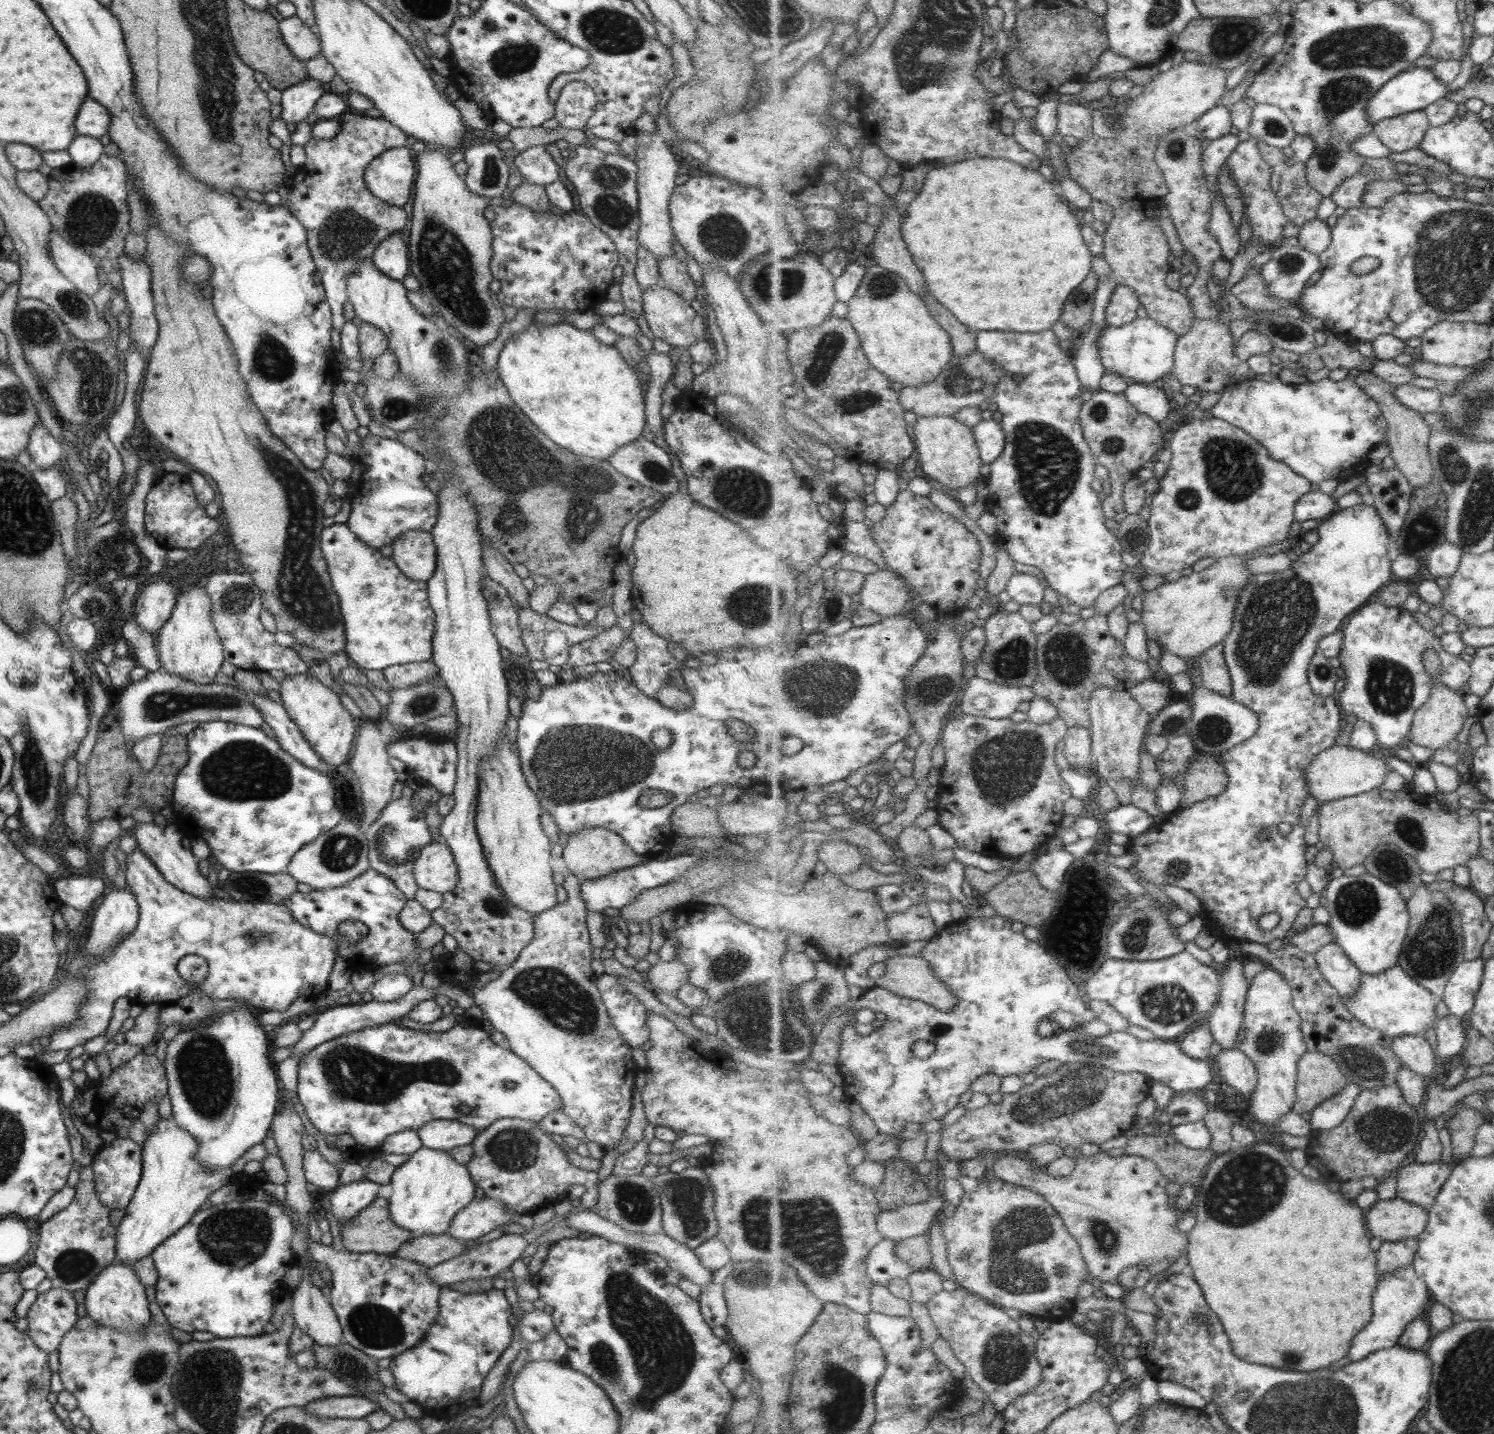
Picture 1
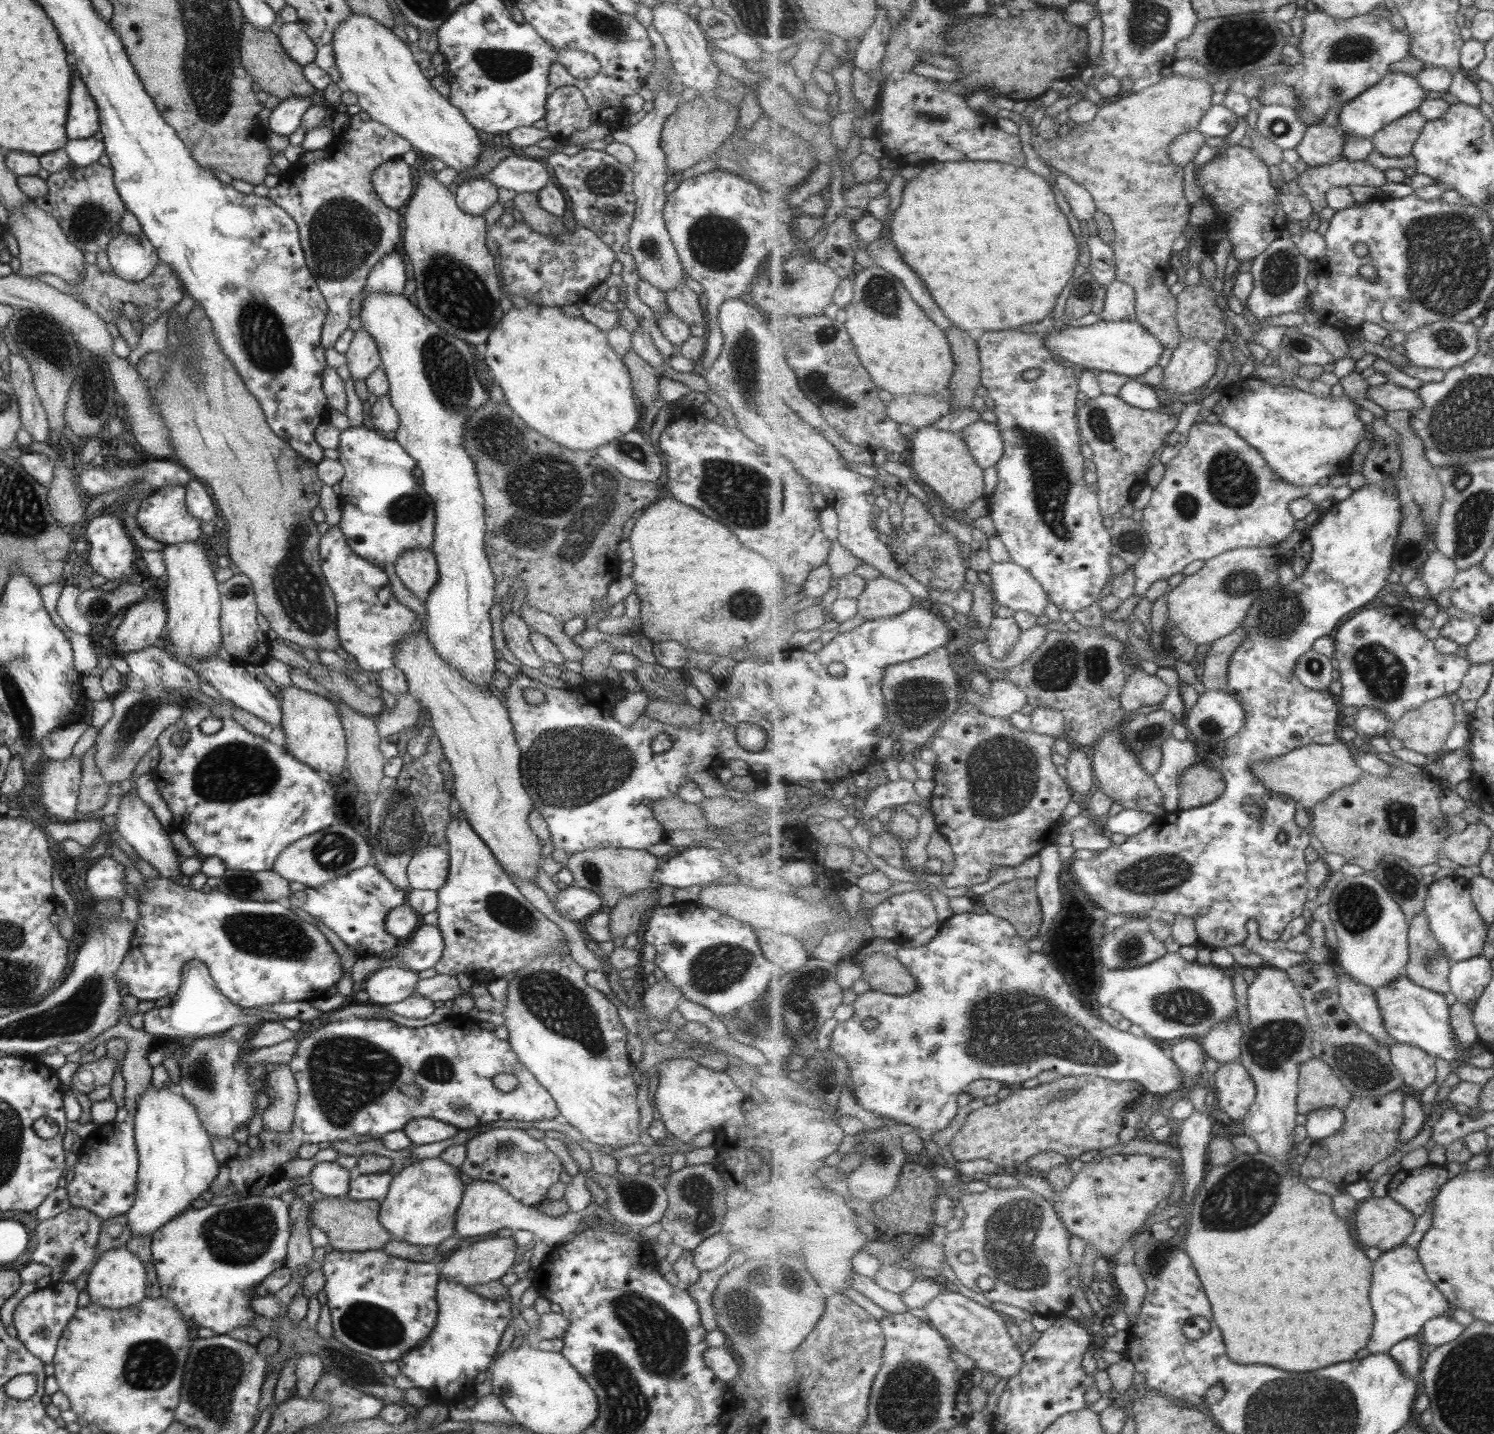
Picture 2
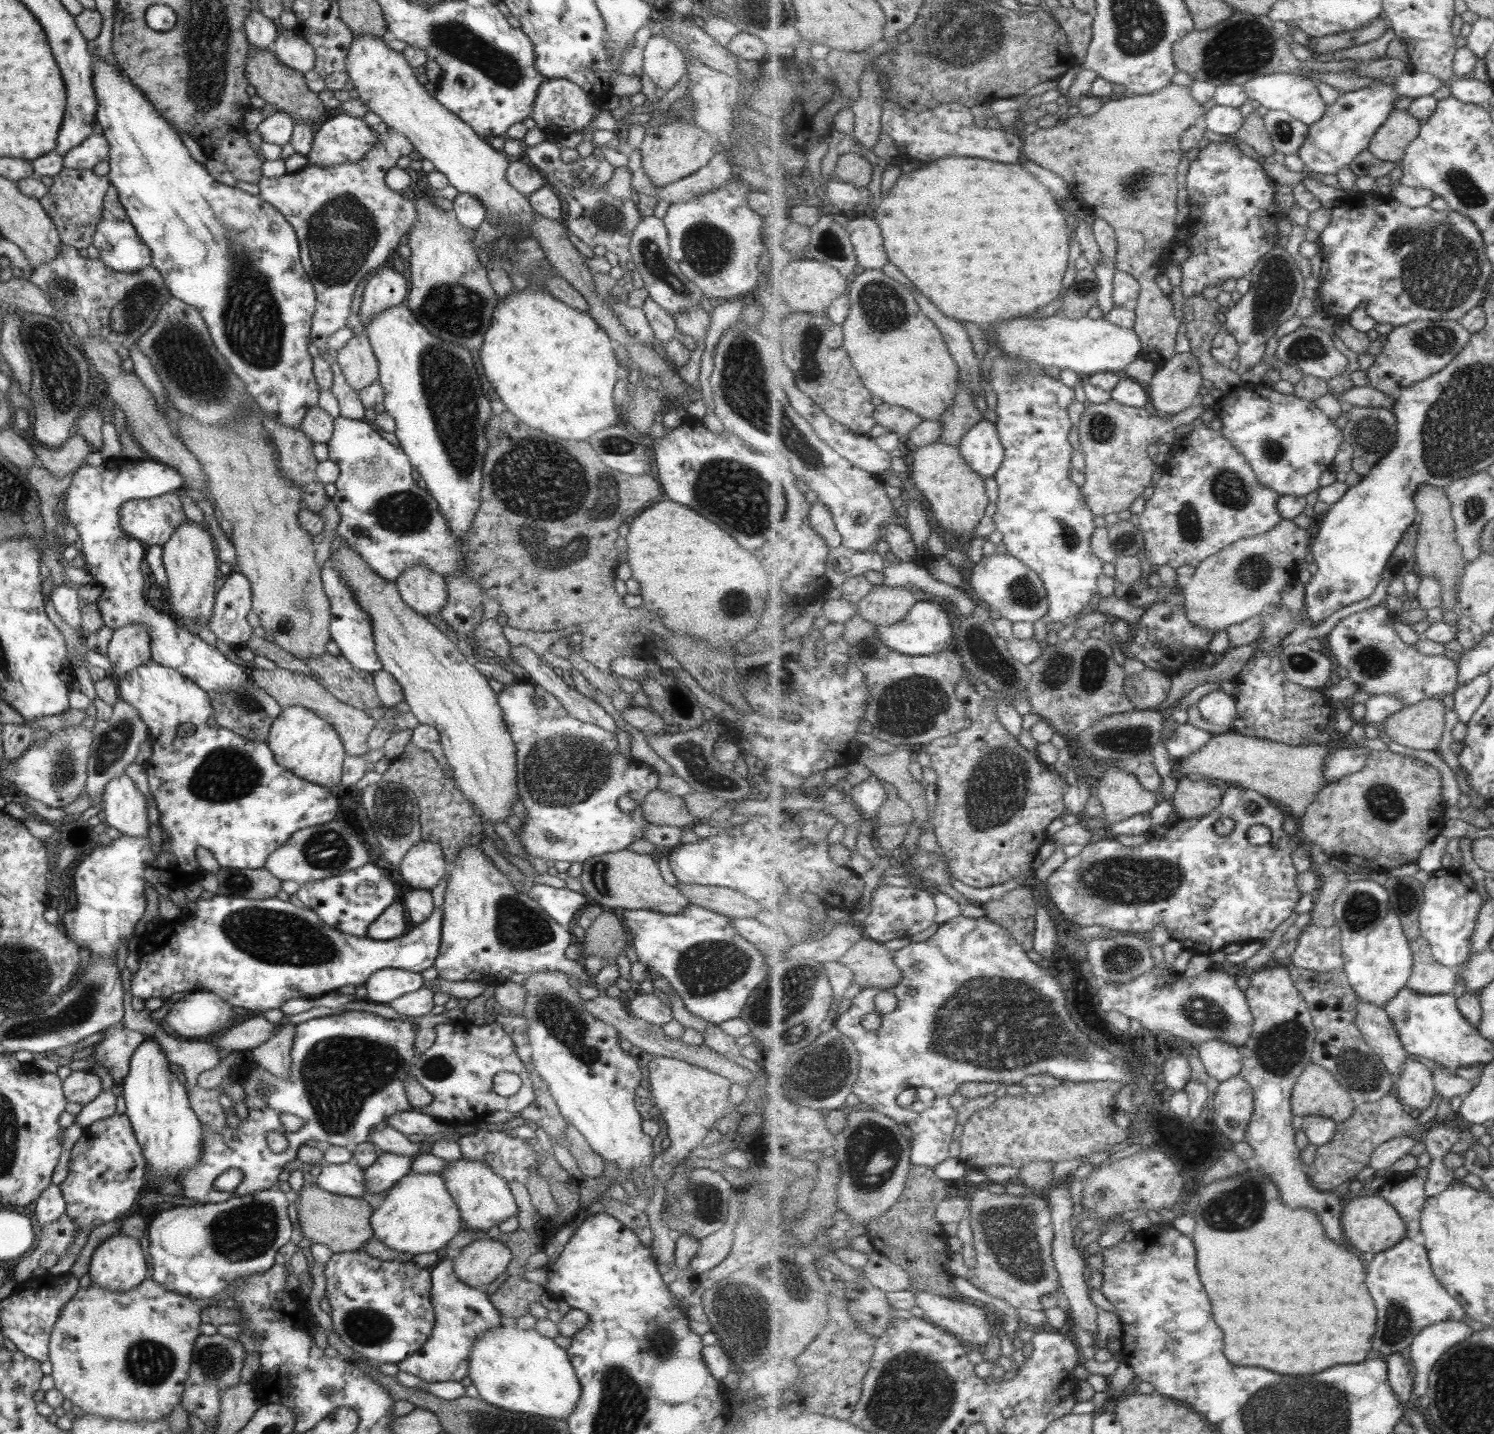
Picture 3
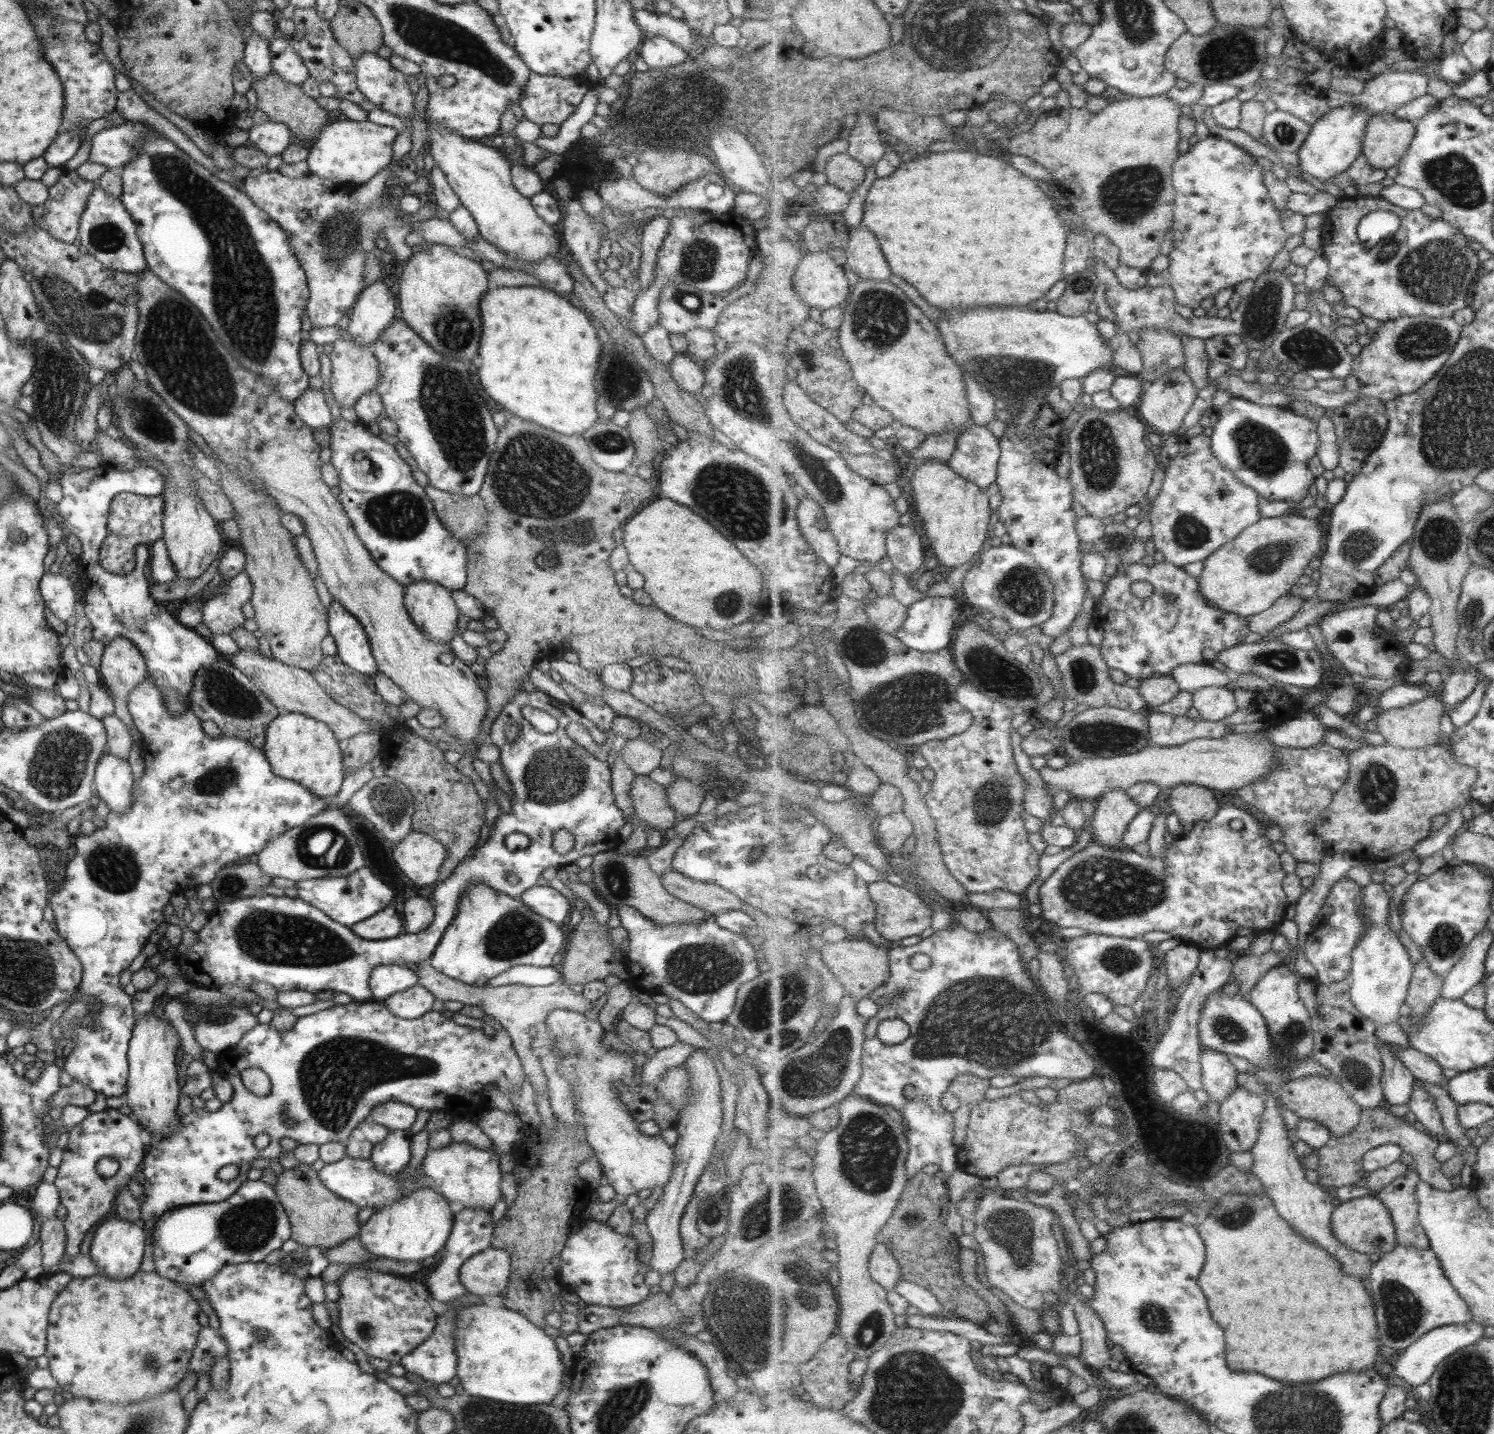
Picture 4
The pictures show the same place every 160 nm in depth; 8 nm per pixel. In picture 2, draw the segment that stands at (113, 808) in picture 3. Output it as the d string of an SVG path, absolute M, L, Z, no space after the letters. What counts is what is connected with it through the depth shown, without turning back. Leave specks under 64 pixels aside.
M123 794L123 796L120 797L117 812L115 812L114 816L117 834L119 834L129 846L132 846L139 858L145 860L145 862L148 862L157 870L159 877L165 880L183 881L178 869L181 861L180 855L173 852L175 849L171 845L168 834L159 824L159 821L157 821L151 809L149 809L137 795L128 796L127 794Z

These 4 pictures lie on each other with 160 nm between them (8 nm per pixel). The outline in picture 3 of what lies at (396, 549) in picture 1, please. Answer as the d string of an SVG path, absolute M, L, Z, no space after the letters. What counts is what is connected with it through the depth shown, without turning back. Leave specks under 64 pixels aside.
M414 564L394 581L401 600L417 614L437 615L446 606L448 594L441 576Z

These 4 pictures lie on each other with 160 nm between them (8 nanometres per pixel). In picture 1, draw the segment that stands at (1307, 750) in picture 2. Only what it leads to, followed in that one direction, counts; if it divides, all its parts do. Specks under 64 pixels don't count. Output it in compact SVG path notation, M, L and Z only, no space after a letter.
M1349 744L1335 745L1324 750L1312 760L1312 765L1306 768L1306 779L1310 784L1309 789L1313 792L1311 797L1325 803L1381 788L1392 770L1387 761L1378 757L1374 758L1370 753L1354 749Z

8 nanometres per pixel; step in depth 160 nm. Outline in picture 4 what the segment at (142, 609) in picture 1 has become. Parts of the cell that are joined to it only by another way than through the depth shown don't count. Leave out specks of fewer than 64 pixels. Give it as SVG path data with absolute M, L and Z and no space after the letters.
M117 637L104 646L97 671L101 686L110 694L112 703L114 704L114 715L127 727L132 742L140 748L140 734L133 726L127 708L127 697L135 686L141 684L141 681L146 679L147 667L145 666L145 661L143 661L137 648L133 647L133 644L129 643L129 641L123 637Z

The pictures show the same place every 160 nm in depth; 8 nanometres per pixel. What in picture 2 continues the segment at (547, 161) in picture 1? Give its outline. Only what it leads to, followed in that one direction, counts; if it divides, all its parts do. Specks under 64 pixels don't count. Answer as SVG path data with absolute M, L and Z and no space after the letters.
M511 154L500 161L483 179L492 182L496 188L505 188L516 194L536 193L550 183L545 165L537 158L525 159Z

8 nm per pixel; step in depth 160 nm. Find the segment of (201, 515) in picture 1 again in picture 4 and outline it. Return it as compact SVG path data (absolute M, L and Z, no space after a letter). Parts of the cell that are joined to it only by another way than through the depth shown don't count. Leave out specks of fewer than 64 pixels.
M120 492L111 499L109 512L106 516L106 536L99 548L98 561L105 572L117 575L129 574L133 571L135 564L134 554L138 547L155 543L162 539L162 520L163 520L163 499L157 496L133 495L128 492Z

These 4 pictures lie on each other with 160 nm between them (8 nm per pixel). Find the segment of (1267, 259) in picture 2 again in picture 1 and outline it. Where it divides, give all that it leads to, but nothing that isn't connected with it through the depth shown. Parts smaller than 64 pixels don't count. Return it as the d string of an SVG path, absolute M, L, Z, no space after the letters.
M1281 244L1272 252L1272 257L1262 265L1262 276L1268 281L1272 296L1281 300L1299 302L1303 289L1311 276L1322 270L1320 255L1300 244Z

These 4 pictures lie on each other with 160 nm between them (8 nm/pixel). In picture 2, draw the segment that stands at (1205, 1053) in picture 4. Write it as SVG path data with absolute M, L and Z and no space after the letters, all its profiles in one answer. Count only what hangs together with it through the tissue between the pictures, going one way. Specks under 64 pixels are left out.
M1237 1017L1225 1021L1213 1028L1207 1036L1201 1038L1205 1053L1219 1064L1238 1061L1244 1045L1244 1028Z

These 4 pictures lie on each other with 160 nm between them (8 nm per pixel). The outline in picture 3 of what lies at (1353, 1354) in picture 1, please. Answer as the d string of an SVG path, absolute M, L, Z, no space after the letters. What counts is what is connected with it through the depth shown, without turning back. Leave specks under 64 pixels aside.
M1406 1236L1393 1248L1376 1253L1374 1258L1367 1263L1367 1285L1378 1308L1377 1332L1374 1336L1374 1351L1378 1356L1389 1356L1397 1352L1403 1352L1410 1348L1416 1336L1432 1324L1445 1321L1466 1320L1467 1312L1459 1304L1459 1301L1440 1283L1433 1274L1428 1249L1421 1239L1412 1239Z

